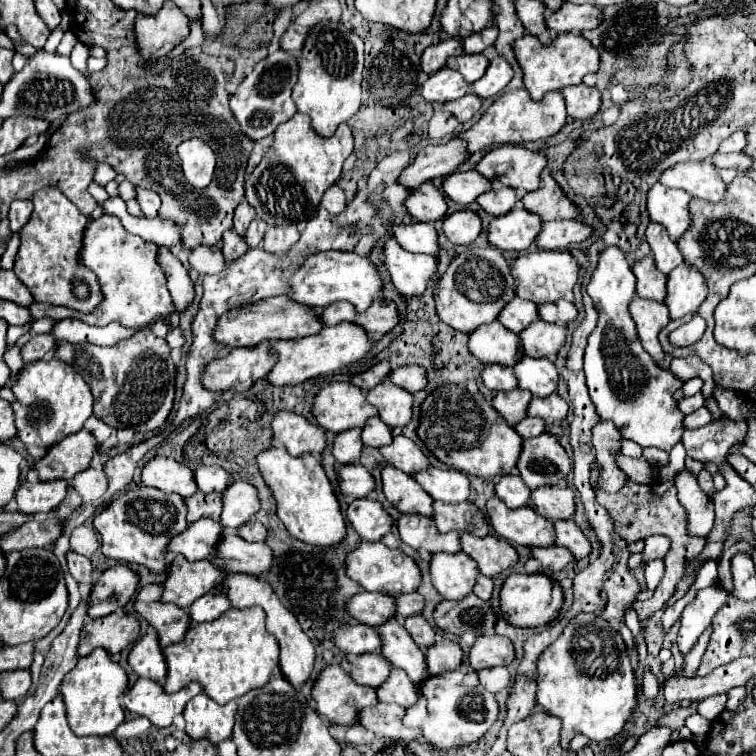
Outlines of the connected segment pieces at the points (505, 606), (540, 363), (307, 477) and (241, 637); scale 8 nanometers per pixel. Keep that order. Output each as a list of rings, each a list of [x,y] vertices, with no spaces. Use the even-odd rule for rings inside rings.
[[[511,573],[499,591],[499,603],[501,603],[501,617],[509,621],[511,625],[541,627],[541,625],[551,623],[557,617],[563,605],[563,593],[561,593],[559,583],[545,573],[533,573],[533,575]]]
[[[523,355],[517,365],[513,367],[517,383],[521,389],[533,393],[533,397],[547,397],[557,389],[557,369],[549,359],[535,359]]]
[[[271,447],[257,455],[257,467],[275,497],[277,517],[283,521],[283,525],[295,539],[307,541],[311,545],[331,547],[345,537],[345,521],[339,501],[317,457],[291,457],[283,447]]]
[[[259,607],[229,609],[209,623],[191,625],[181,643],[163,649],[167,661],[167,679],[163,689],[175,693],[197,681],[205,695],[225,705],[251,689],[263,687],[279,665],[279,645],[265,629],[265,613]]]

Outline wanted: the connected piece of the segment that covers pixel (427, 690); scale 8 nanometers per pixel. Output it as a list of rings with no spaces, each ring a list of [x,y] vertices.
[[[455,669],[441,675],[431,675],[419,685],[419,699],[415,705],[405,709],[403,725],[419,729],[425,741],[437,749],[451,749],[479,741],[495,723],[497,715],[499,705],[495,695],[481,687],[477,673],[471,671],[463,675]]]

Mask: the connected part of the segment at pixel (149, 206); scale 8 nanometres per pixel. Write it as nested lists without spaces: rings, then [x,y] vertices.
[[[137,187],[135,191],[137,191],[135,199],[137,199],[137,203],[141,205],[145,217],[157,217],[157,213],[159,213],[159,205],[161,205],[159,195],[153,193],[153,191],[149,191],[149,189],[141,189],[141,187]]]

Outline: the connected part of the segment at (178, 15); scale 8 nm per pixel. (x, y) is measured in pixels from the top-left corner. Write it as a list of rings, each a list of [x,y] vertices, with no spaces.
[[[165,1],[157,15],[135,17],[135,43],[143,61],[155,61],[173,51],[189,35],[189,17]]]

